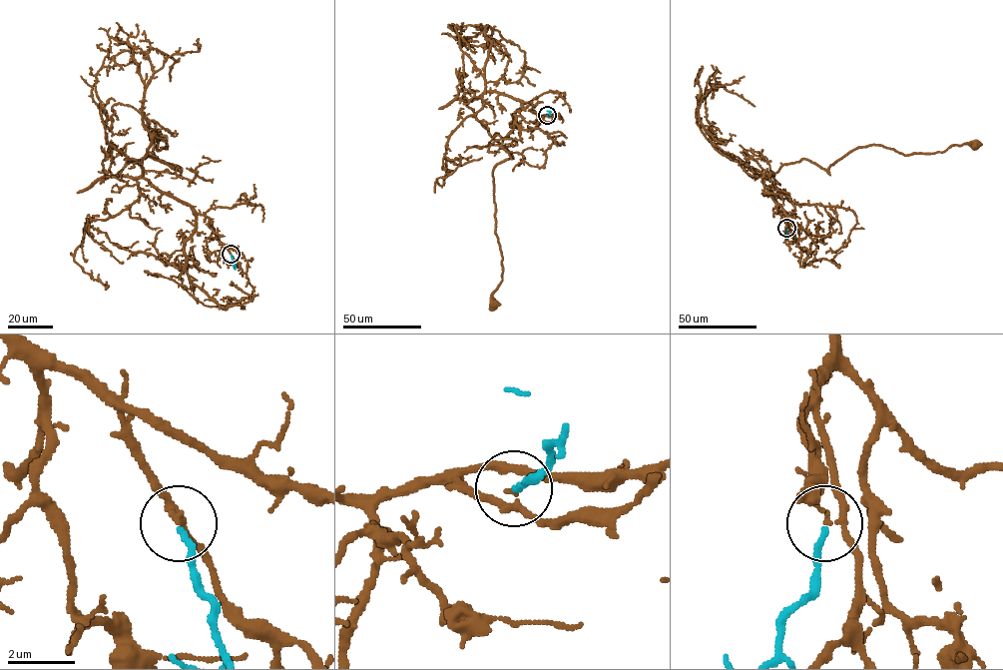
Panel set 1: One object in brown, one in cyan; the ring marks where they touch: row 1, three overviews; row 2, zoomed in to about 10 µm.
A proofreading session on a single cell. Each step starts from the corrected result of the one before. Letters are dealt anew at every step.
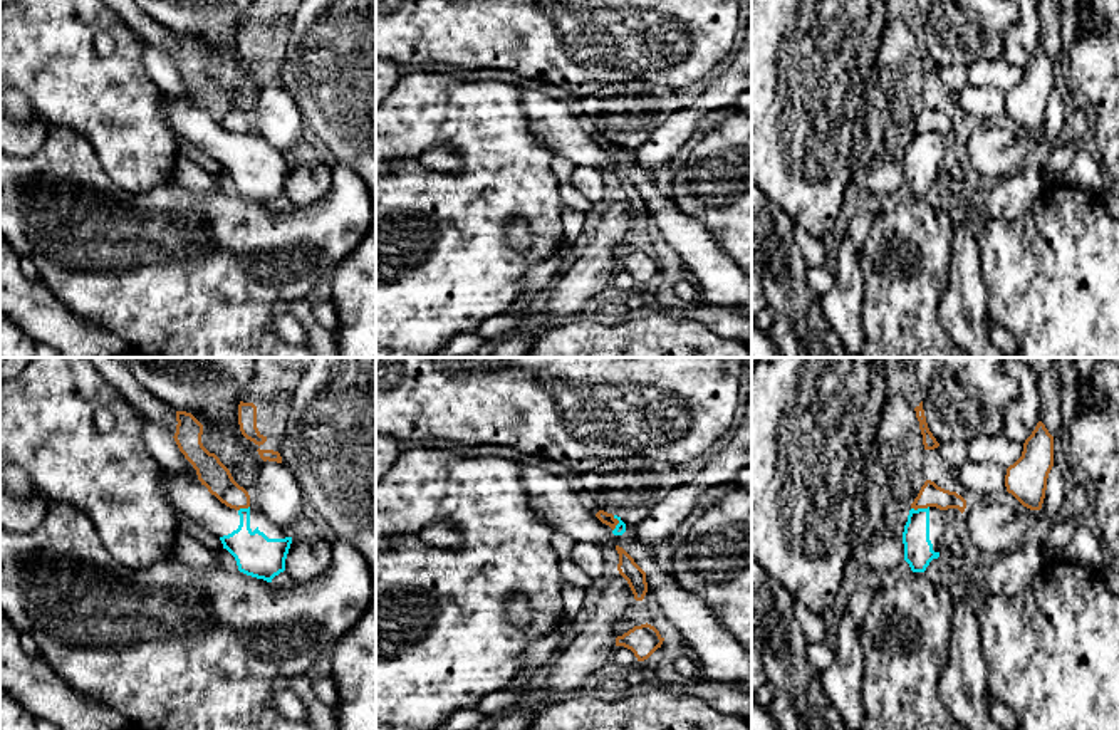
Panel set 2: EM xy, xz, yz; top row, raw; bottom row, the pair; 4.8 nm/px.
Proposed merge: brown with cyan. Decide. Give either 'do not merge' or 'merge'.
do not merge

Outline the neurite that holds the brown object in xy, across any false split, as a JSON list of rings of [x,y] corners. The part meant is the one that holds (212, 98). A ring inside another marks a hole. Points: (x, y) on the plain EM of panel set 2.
[[[176,35],[176,45],[176,57],[173,62],[180,76],[196,94],[201,109],[226,131],[235,134],[248,133],[248,116],[233,104],[230,94],[220,82],[203,70],[203,49],[186,35]]]

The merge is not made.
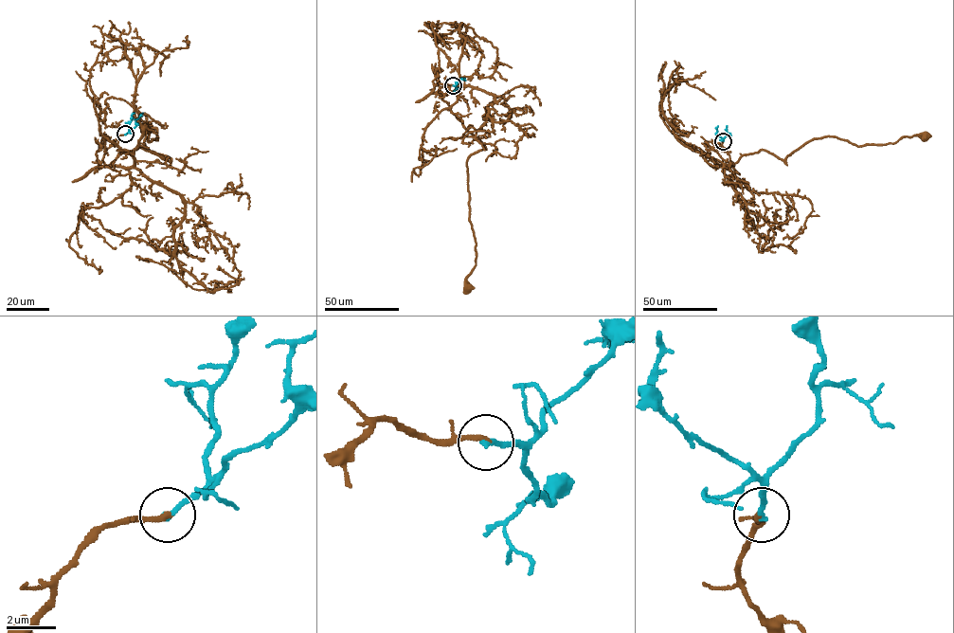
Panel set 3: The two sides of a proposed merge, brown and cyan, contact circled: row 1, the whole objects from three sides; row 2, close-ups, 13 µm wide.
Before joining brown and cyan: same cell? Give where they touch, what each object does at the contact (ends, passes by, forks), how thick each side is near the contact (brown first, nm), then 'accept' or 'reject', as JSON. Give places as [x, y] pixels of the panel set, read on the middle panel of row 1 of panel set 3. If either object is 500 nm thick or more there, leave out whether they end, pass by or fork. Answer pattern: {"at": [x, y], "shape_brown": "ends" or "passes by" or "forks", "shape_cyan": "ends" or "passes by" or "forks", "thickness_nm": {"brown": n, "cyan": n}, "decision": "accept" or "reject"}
{"at": [453, 85], "shape_brown": "ends", "shape_cyan": "ends", "thickness_nm": {"brown": 240, "cyan": 240}, "decision": "accept"}

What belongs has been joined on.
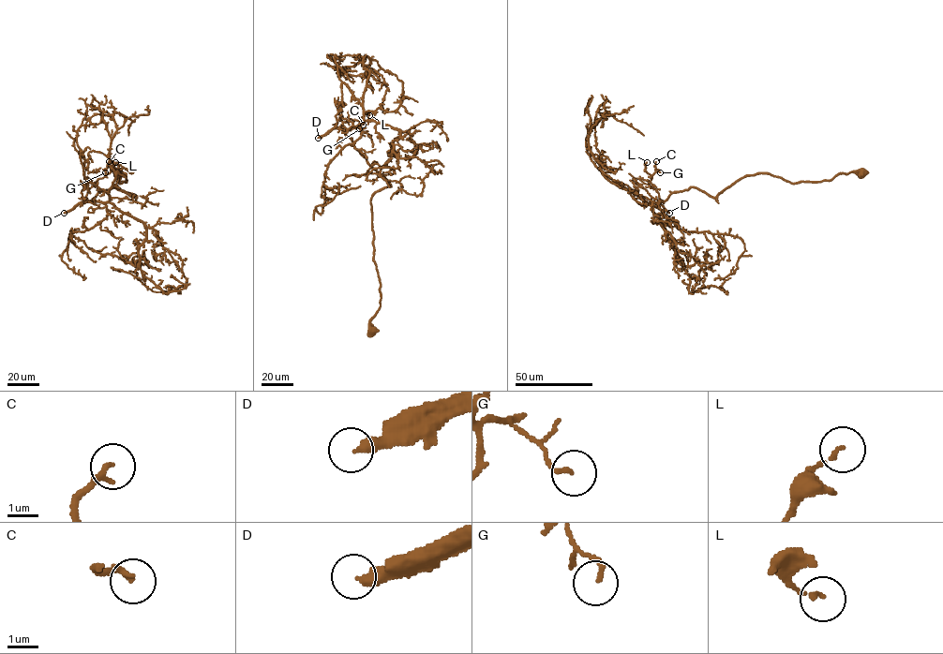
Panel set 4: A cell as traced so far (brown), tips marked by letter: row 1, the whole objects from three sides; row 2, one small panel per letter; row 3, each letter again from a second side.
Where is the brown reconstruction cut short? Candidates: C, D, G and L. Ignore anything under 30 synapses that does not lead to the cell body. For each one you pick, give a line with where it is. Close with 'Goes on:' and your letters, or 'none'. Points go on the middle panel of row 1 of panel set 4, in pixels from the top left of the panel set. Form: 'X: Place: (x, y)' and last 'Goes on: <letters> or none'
D: Place: (318, 138)
Goes on: D

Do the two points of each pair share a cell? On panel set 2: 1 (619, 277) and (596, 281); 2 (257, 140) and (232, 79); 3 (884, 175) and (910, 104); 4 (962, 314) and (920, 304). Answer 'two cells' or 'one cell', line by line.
1: two cells
2: two cells
3: one cell
4: two cells

